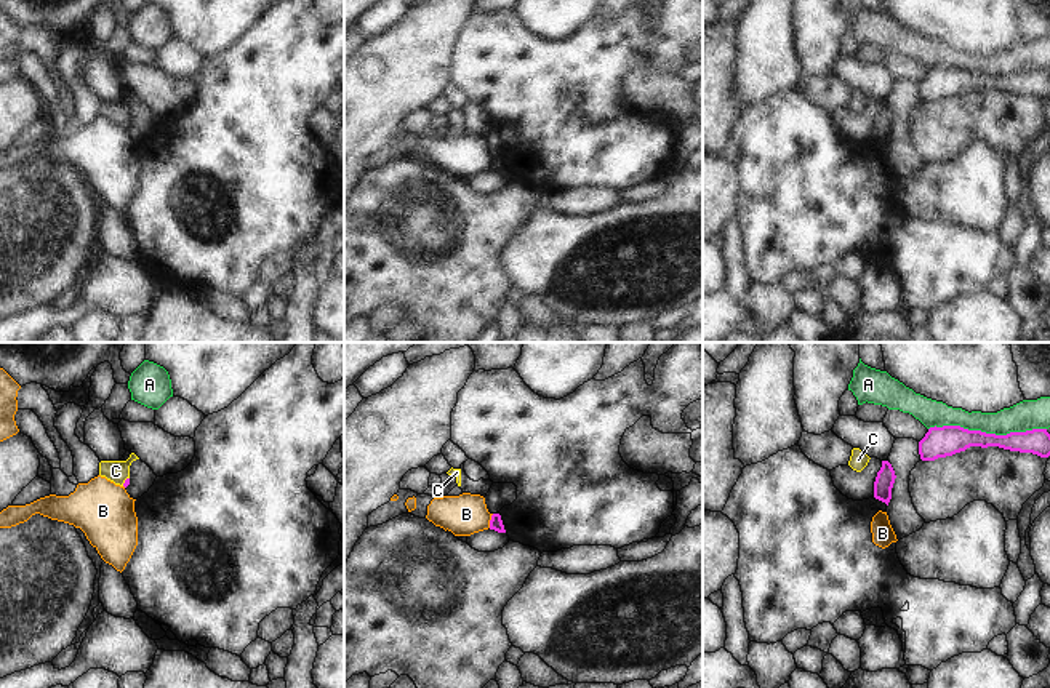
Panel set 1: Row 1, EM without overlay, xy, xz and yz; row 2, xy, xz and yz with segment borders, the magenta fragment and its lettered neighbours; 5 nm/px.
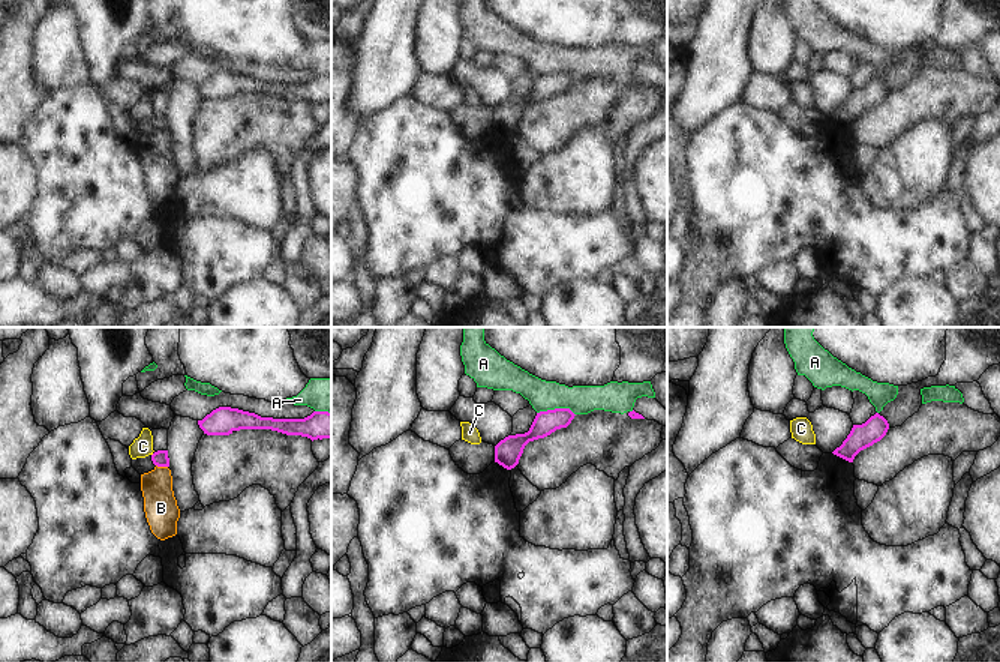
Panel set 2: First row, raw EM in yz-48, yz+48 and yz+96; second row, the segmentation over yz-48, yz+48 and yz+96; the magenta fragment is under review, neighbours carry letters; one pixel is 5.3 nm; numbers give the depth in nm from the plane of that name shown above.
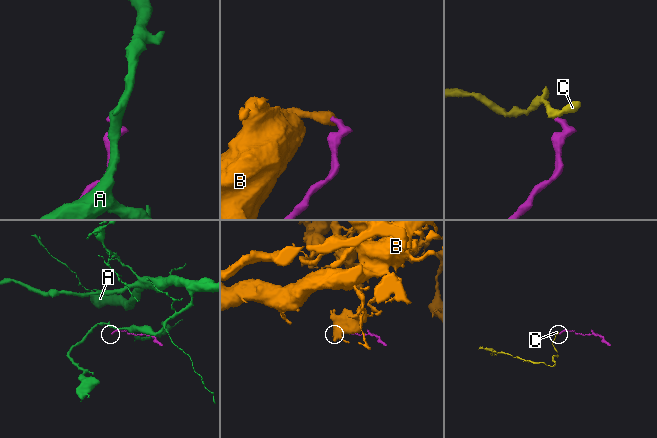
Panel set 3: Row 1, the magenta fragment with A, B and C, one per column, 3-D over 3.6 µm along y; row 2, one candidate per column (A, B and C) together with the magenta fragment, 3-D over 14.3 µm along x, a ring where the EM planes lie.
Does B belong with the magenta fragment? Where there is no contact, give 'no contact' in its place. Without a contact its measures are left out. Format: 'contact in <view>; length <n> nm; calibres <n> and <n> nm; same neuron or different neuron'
contact in xz; length 80 nm; calibres 60 and 200 nm; different neuron

